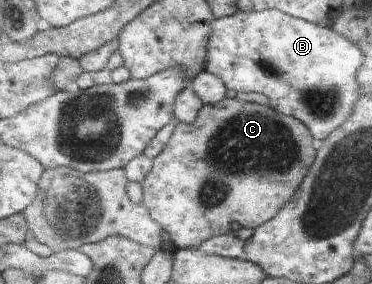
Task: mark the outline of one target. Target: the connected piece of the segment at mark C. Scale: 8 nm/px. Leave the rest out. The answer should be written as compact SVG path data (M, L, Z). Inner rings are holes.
M223 98L216 104L203 104L195 121L191 123L177 122L174 127L169 141L165 144L163 151L157 157L152 159L152 168L145 176L142 183L143 205L149 210L151 219L156 221L165 233L169 235L169 239L174 243L175 247L195 250L208 237L223 235L231 232L231 223L239 223L242 228L254 230L262 223L269 221L280 209L294 196L299 189L299 183L303 181L303 177L307 175L308 169L311 167L316 156L317 143L311 135L309 128L298 119L285 114L280 114L271 107L265 107L253 102L242 102L237 98Z

